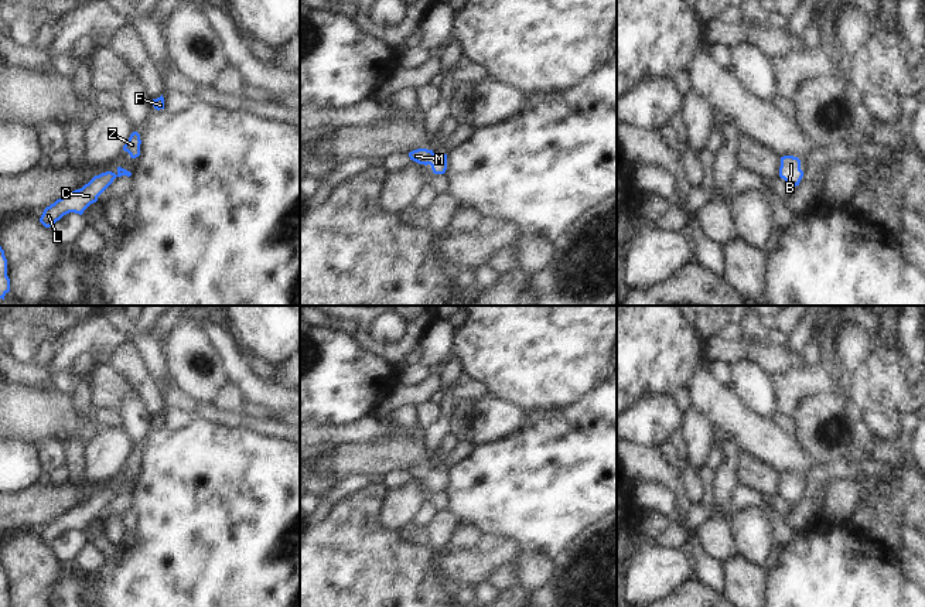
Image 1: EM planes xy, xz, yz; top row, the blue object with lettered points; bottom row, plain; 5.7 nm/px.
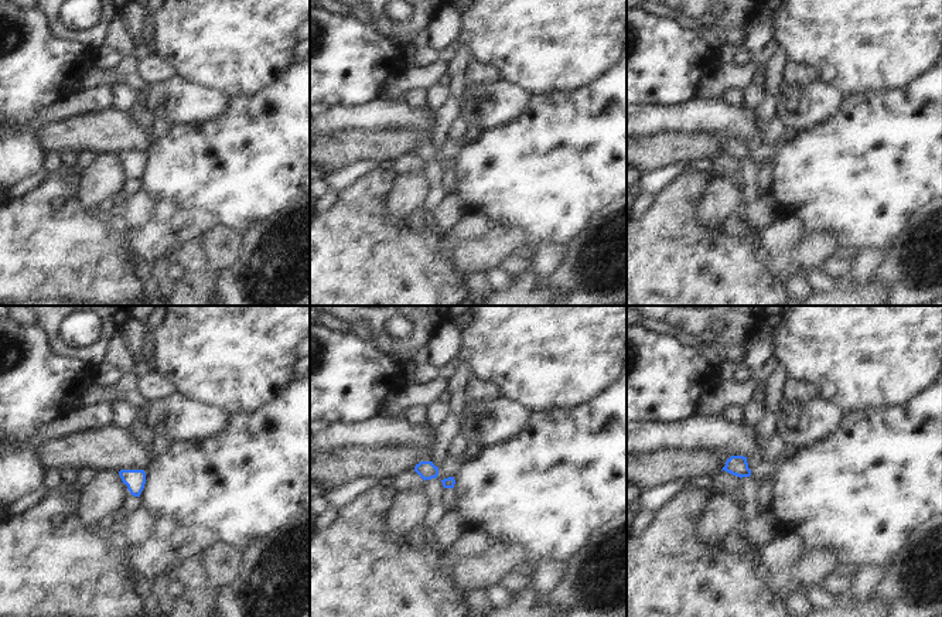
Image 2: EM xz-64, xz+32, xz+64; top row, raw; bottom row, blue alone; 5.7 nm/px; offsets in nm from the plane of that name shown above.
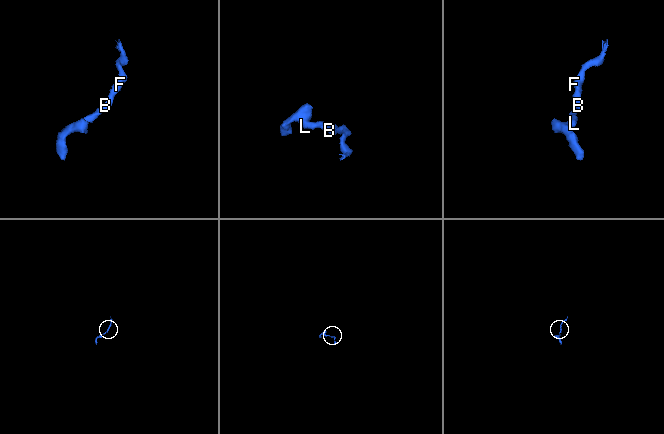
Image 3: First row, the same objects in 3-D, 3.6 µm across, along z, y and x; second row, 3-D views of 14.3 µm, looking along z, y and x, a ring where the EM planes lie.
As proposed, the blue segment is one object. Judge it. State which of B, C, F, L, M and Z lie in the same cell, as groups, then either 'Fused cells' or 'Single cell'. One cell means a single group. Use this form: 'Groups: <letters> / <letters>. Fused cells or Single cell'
Groups: B C F L M Z. Single cell

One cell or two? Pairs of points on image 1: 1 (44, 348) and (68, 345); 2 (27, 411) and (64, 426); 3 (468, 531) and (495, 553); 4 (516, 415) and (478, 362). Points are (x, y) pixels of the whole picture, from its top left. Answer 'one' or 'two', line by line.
1: two
2: one
3: two
4: two

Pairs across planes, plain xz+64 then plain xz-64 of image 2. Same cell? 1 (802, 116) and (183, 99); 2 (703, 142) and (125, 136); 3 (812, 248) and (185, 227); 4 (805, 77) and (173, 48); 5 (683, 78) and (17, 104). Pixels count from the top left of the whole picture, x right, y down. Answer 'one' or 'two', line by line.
1: one
2: one
3: one
4: two
5: one

